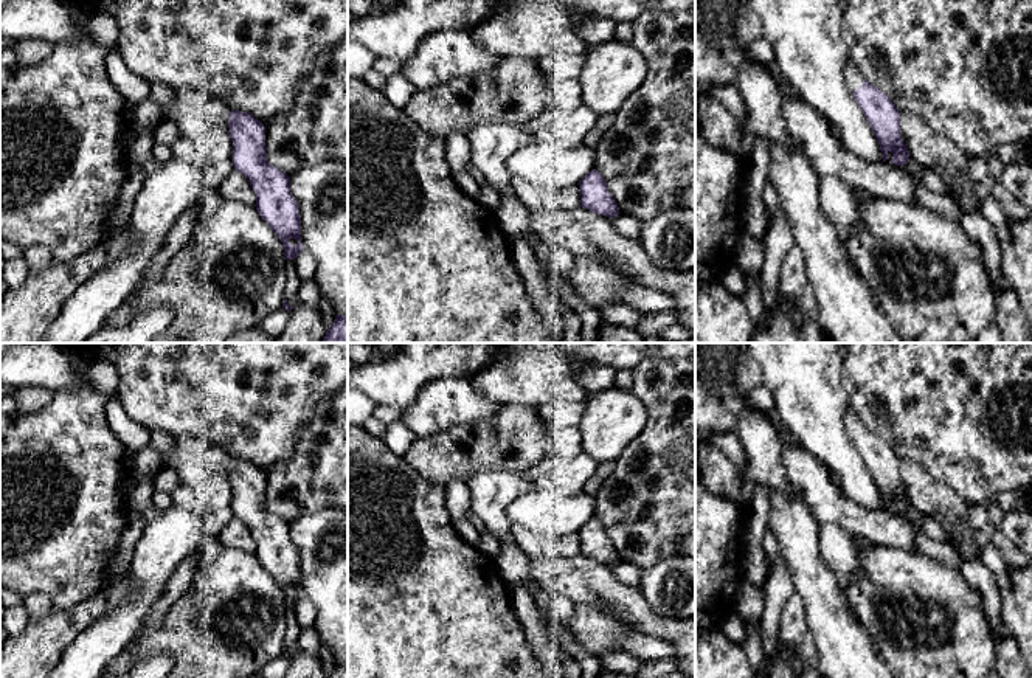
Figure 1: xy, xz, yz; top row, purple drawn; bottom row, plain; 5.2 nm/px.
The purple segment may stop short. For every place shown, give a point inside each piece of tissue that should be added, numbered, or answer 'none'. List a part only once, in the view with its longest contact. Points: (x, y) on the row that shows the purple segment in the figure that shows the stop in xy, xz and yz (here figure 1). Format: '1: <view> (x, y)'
1: yz (854, 78)

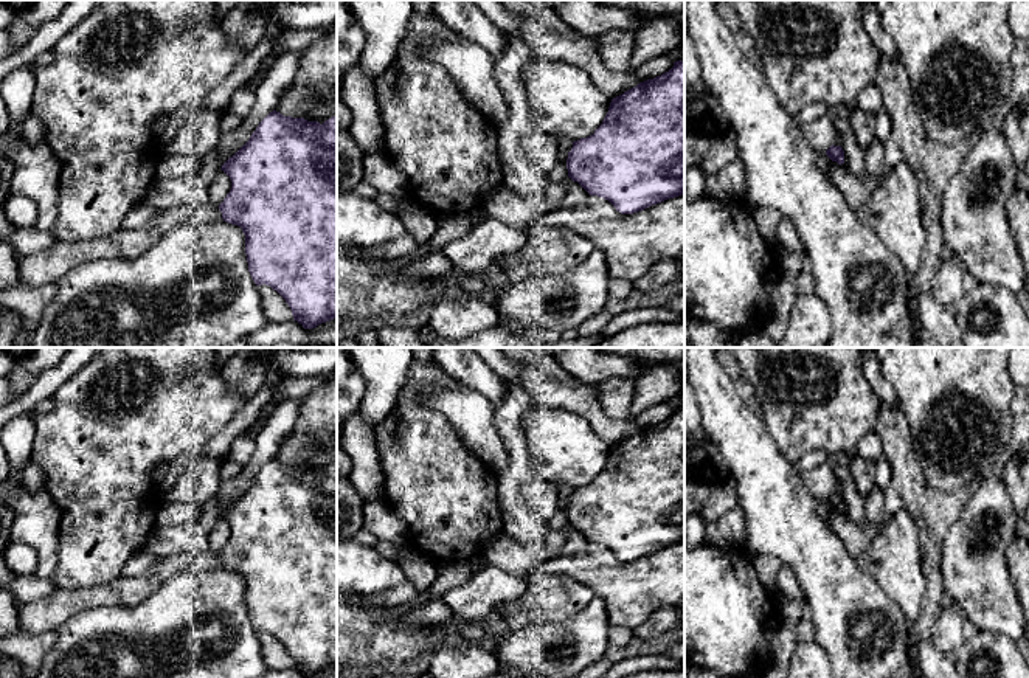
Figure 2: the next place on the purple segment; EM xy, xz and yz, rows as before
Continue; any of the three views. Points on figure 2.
none

